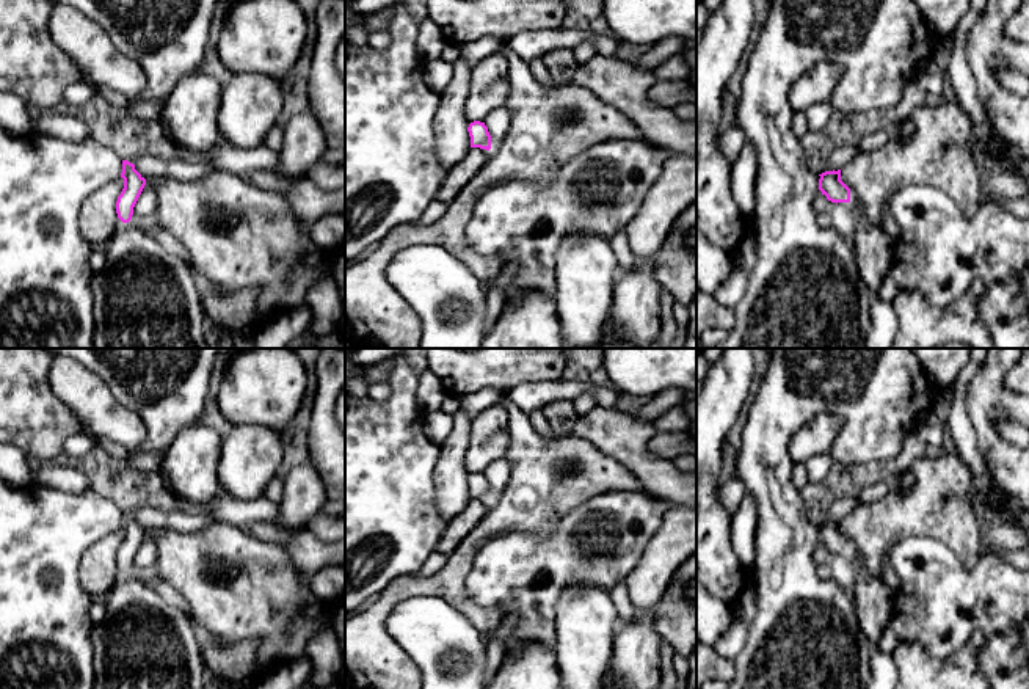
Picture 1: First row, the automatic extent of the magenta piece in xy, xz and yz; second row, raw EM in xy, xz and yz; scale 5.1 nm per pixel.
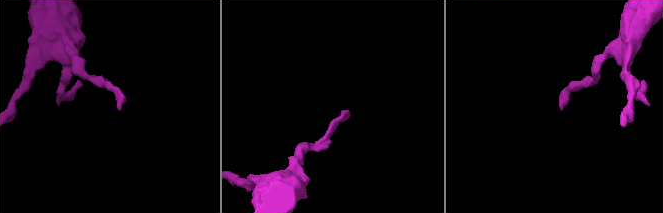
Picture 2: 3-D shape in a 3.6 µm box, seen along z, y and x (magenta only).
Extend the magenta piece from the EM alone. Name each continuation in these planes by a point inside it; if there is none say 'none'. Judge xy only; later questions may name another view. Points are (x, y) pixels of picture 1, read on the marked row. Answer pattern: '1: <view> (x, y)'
1: xy (149, 223)

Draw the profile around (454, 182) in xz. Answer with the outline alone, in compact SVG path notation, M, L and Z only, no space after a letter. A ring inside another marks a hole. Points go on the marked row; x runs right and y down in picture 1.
M471 148L467 155L445 174L436 199L450 204L483 168L488 154L486 149Z

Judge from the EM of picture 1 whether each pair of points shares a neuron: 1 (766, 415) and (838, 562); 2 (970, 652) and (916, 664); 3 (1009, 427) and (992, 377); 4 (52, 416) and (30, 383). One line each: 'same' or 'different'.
1: different
2: same
3: different
4: same

